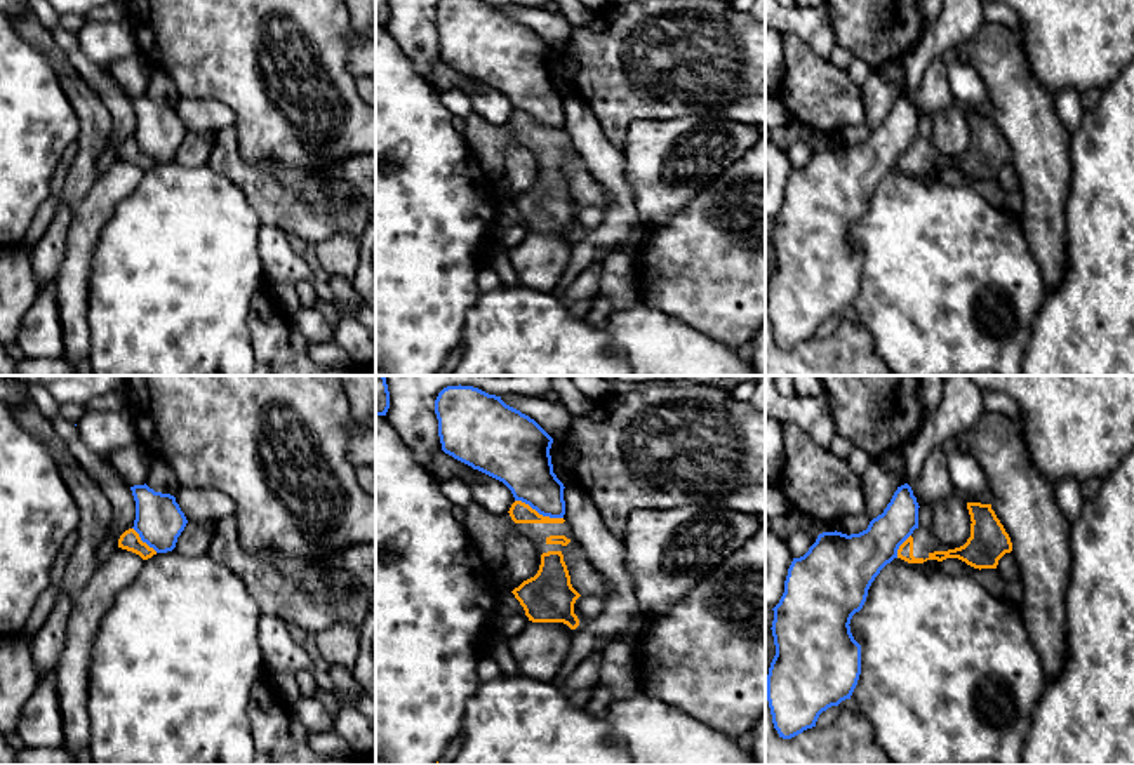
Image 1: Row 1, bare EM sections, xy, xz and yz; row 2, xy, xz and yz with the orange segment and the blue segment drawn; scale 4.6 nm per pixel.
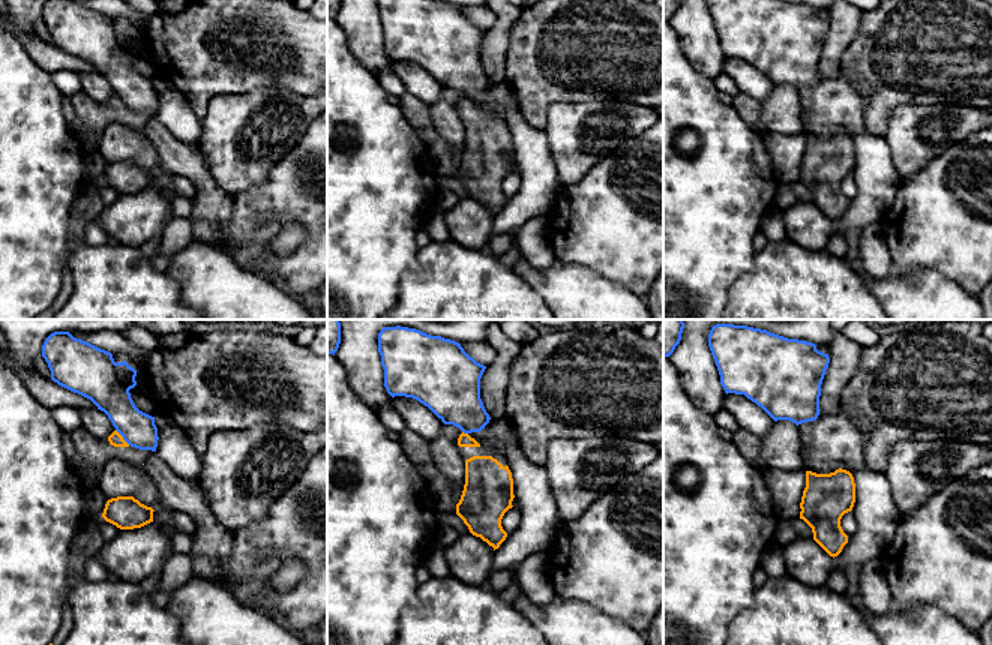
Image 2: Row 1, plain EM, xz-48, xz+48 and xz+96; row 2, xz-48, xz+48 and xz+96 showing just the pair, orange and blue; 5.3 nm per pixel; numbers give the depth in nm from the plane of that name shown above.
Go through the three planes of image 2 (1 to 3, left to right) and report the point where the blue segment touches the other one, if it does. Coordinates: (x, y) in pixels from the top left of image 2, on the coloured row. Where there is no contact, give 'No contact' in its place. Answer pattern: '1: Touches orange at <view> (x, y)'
1: Touches orange at xz-48 (122, 437)
2: Touches orange at xz+48 (465, 434)
3: No contact

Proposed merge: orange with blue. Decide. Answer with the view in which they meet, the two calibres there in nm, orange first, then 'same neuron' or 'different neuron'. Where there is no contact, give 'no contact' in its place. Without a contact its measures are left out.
meets orange in xz; 100 nm thick on the orange side, 260 nm on the other; different neuron

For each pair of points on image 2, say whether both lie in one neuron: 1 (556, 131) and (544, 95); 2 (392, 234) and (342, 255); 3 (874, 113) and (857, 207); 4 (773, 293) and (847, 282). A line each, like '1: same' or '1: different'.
1: different
2: same
3: different
4: same

